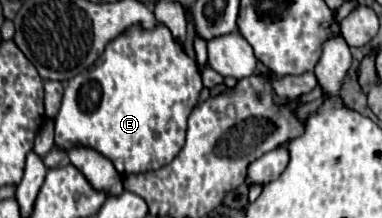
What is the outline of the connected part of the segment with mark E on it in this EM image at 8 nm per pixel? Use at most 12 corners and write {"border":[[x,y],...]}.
{"border":[[164,24],[68,82],[54,142],[170,164],[204,84]]}

